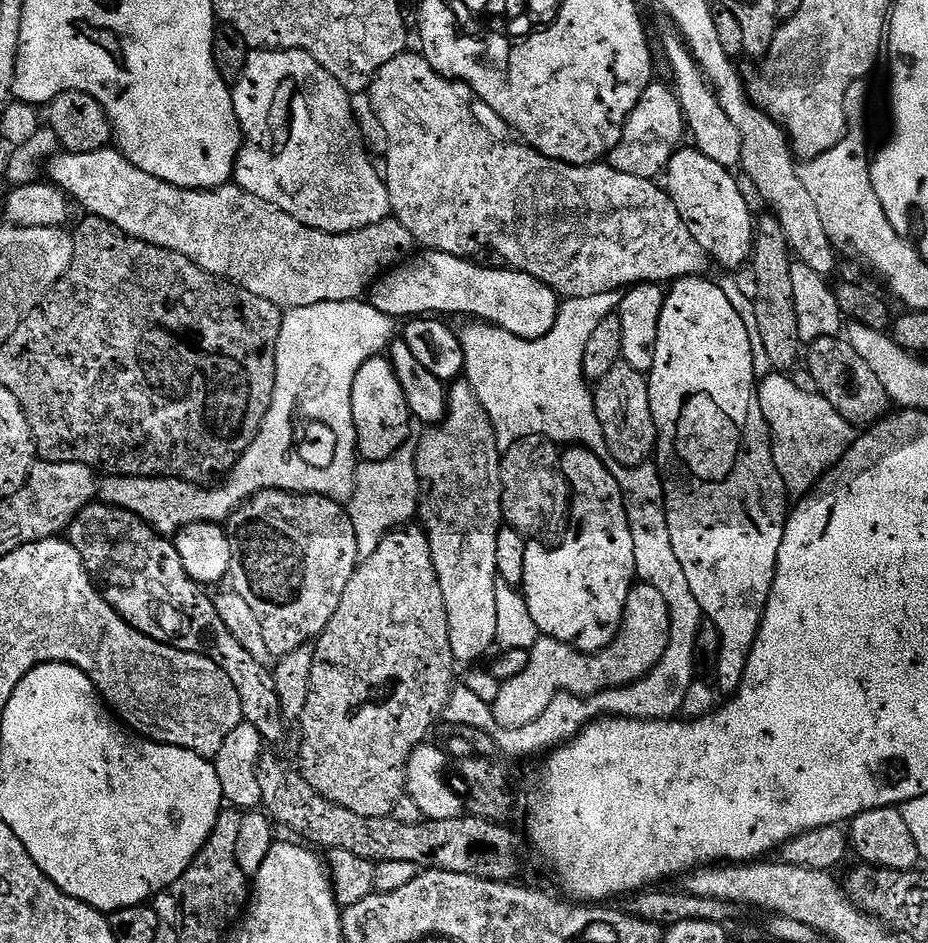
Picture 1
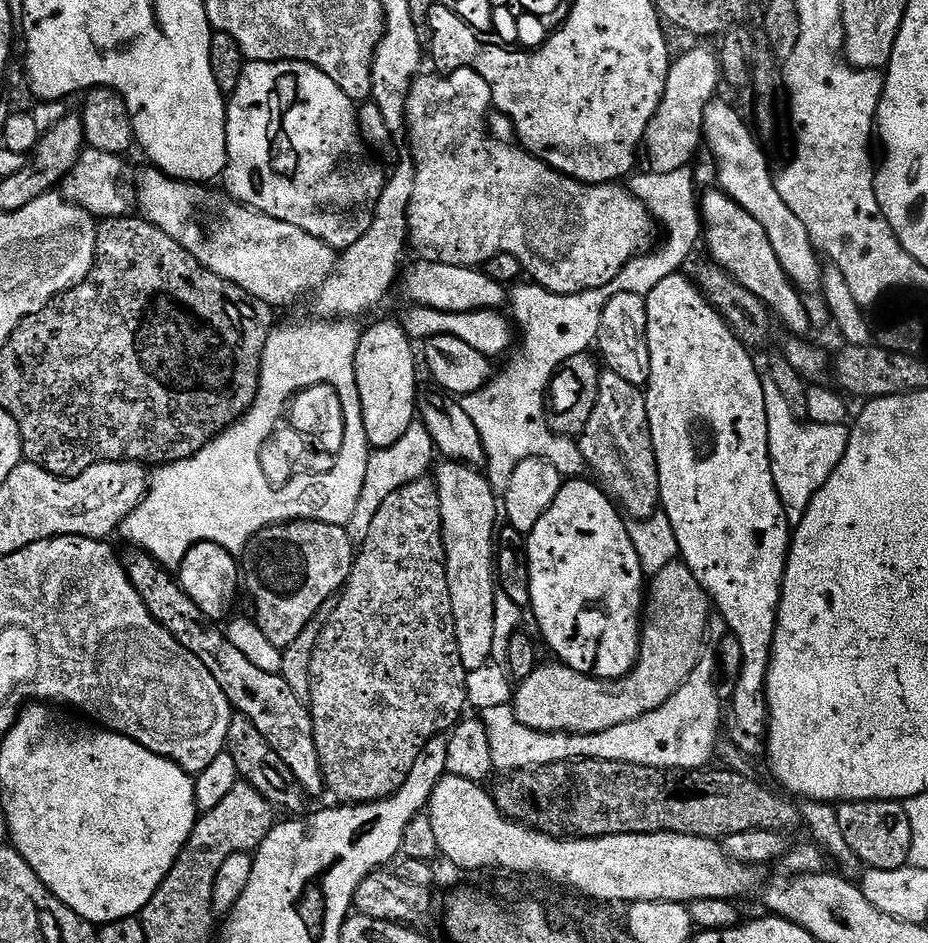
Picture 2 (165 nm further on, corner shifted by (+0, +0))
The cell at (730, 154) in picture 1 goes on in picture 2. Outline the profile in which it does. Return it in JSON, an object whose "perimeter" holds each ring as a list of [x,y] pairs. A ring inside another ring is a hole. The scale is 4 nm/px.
{"perimeter":[[[713,99],[711,104],[704,107],[704,134],[702,137],[706,150],[708,146],[708,152],[712,155],[713,162],[716,163],[716,176],[720,179],[719,190],[762,224],[767,237],[770,238],[771,245],[774,246],[775,257],[778,258],[780,267],[796,288],[804,294],[819,293],[822,288],[822,264],[816,249],[812,247],[812,239],[806,226],[802,226],[802,218],[798,218],[794,214],[794,210],[790,210],[790,206],[786,206],[786,202],[782,202],[782,194],[778,194],[774,183],[774,172],[768,169],[768,160],[764,157],[763,150],[760,149],[759,142],[761,143],[761,141],[758,139],[757,133],[753,131],[750,124],[750,129],[748,129],[747,122],[726,101],[720,99]]]}

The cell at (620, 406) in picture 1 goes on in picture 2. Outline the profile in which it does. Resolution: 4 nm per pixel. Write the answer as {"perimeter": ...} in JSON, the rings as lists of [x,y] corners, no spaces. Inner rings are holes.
{"perimeter":[[[604,370],[600,374],[598,402],[578,437],[578,452],[596,471],[595,479],[614,497],[632,520],[648,520],[660,508],[660,479],[650,434],[648,397],[626,378]]]}

